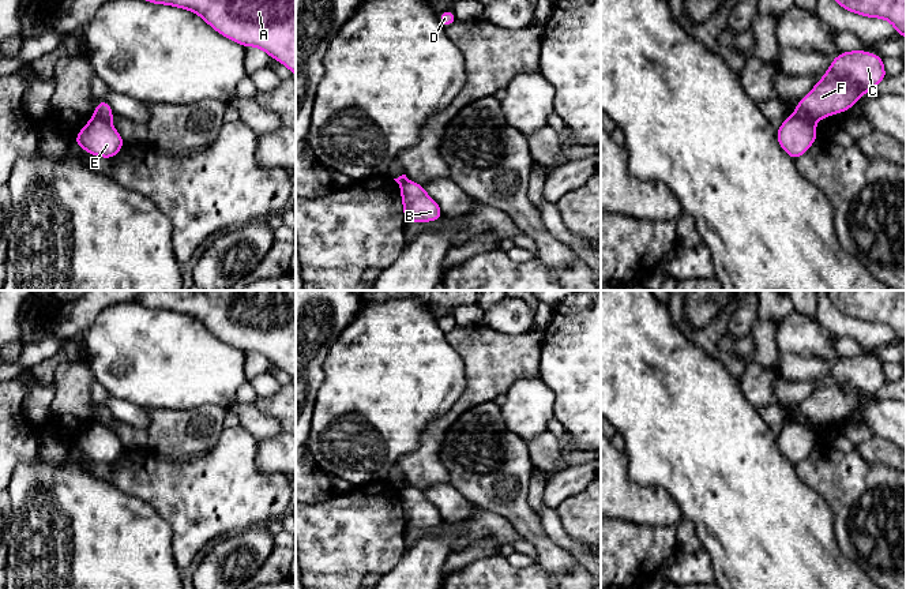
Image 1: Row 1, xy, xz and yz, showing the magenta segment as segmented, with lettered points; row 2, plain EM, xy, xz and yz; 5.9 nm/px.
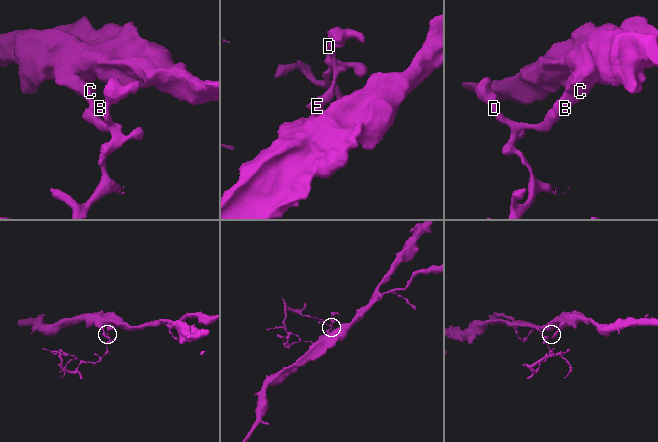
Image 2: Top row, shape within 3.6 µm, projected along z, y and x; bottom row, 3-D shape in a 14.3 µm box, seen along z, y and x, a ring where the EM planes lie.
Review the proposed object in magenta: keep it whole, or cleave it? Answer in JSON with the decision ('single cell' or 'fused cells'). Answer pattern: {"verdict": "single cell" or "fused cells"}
{"verdict": "fused cells"}

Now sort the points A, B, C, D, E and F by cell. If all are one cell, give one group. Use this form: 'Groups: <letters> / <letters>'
Groups: A B C F / D E

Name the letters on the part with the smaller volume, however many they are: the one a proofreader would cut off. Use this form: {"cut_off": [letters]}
{"cut_off": ["D", "E"]}

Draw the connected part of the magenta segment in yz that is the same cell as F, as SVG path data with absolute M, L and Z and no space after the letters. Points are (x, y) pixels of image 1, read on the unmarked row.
M865 356L842 357L815 393L798 406L794 419L815 431L820 424L846 417L886 383L881 361Z

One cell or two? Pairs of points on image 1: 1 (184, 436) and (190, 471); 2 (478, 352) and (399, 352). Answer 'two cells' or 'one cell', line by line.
1: two cells
2: two cells

